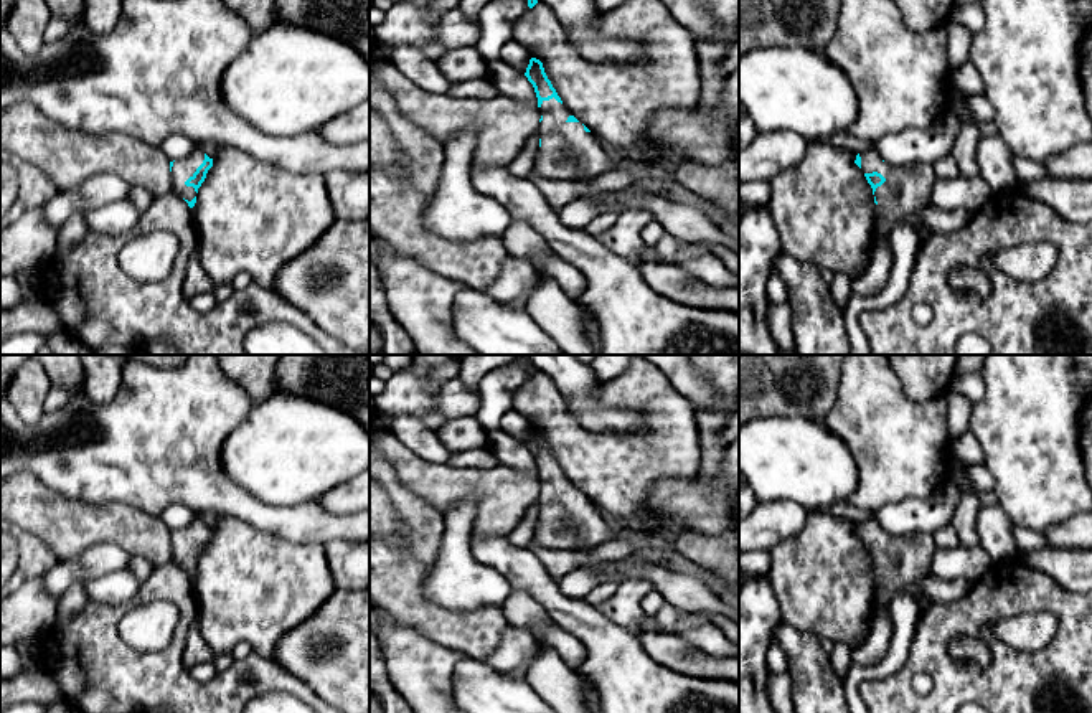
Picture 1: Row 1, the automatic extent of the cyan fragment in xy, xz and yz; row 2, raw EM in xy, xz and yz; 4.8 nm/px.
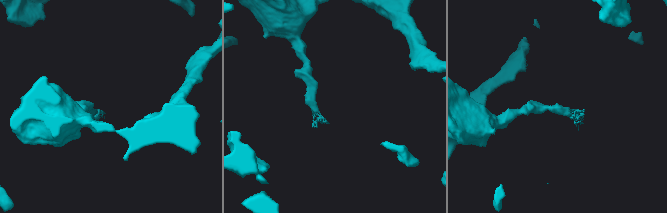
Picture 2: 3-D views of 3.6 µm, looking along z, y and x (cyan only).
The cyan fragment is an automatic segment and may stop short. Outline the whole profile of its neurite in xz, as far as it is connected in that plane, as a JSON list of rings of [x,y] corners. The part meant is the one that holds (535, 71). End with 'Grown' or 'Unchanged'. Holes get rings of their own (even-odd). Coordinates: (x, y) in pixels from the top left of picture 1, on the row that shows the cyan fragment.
[[[531,58],[525,76],[534,87],[541,111],[533,172],[549,180],[576,180],[582,175],[597,178],[614,170],[617,165],[597,137],[562,106],[543,63]]]. Grown

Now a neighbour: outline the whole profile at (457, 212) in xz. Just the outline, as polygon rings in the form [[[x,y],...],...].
[[[467,129],[444,144],[444,163],[437,190],[424,208],[424,226],[431,233],[468,243],[480,238],[501,238],[513,221],[497,200],[475,190],[470,180],[470,158],[475,150],[475,130]]]

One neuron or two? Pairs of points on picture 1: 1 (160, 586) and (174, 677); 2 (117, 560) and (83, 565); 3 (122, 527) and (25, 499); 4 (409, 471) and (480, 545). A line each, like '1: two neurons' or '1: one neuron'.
1: one neuron
2: one neuron
3: one neuron
4: two neurons

